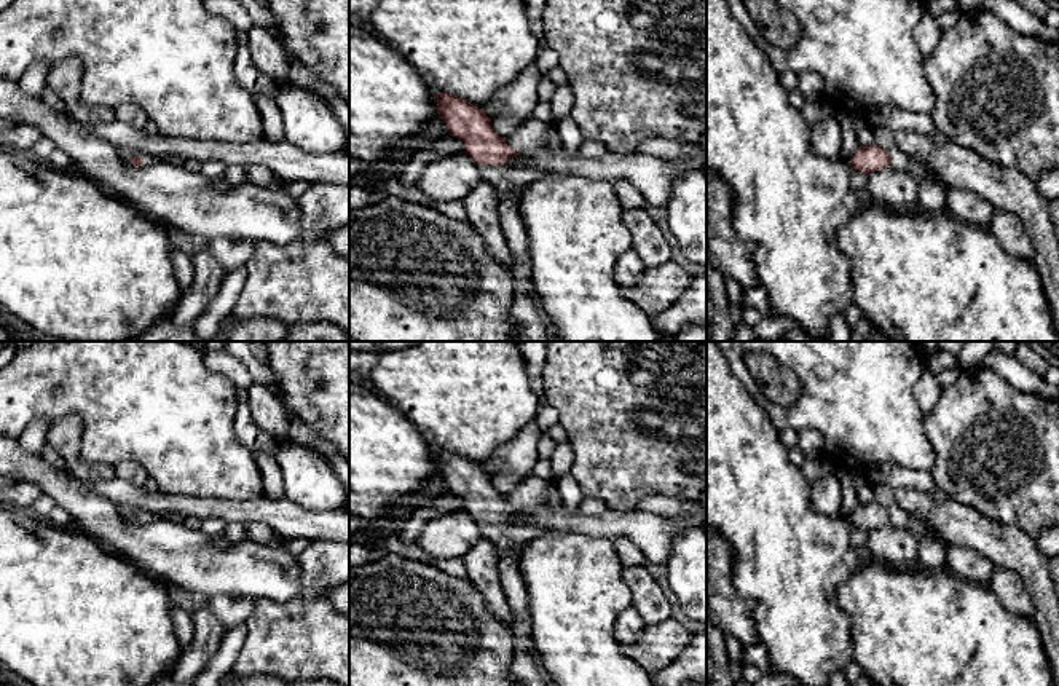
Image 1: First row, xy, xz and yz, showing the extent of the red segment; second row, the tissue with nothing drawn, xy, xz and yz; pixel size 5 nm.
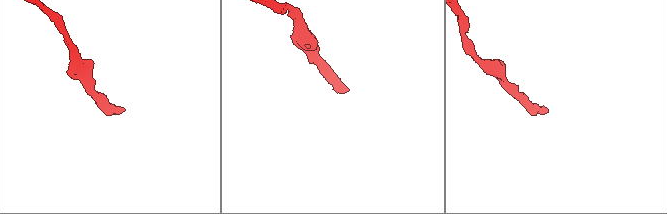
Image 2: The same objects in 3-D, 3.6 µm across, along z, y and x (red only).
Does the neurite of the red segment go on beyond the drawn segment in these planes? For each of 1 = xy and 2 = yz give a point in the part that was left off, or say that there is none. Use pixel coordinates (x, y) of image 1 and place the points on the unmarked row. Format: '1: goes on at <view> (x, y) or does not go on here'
1: goes on at xy (128, 511)
2: goes on at yz (898, 517)

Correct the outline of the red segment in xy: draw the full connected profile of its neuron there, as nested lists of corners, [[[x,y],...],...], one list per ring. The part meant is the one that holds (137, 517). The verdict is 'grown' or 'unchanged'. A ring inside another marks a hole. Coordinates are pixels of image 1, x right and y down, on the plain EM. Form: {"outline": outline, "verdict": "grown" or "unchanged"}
{"outline": [[[131,504],[121,506],[120,509],[126,515],[126,518],[129,518],[132,523],[144,523],[144,522],[152,522],[152,520],[156,520],[156,518],[167,518],[167,520],[183,522],[183,518],[177,514],[155,515],[155,514],[150,514],[144,509],[139,509],[137,506],[131,506]]], "verdict": "grown"}

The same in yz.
{"outline": [[[876,501],[869,504],[858,504],[850,515],[850,525],[868,533],[887,523],[907,528],[919,539],[938,539],[943,542],[943,538],[936,531],[930,530],[920,518],[907,514],[898,503],[888,506],[887,509]]], "verdict": "grown"}

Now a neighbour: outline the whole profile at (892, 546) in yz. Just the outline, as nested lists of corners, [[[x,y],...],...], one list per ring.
[[[887,523],[868,533],[868,550],[874,562],[893,568],[917,566],[920,539],[907,528]]]

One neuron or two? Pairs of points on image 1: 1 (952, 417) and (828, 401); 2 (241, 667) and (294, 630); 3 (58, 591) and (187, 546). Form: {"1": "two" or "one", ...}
{"1": "two", "2": "one", "3": "two"}

